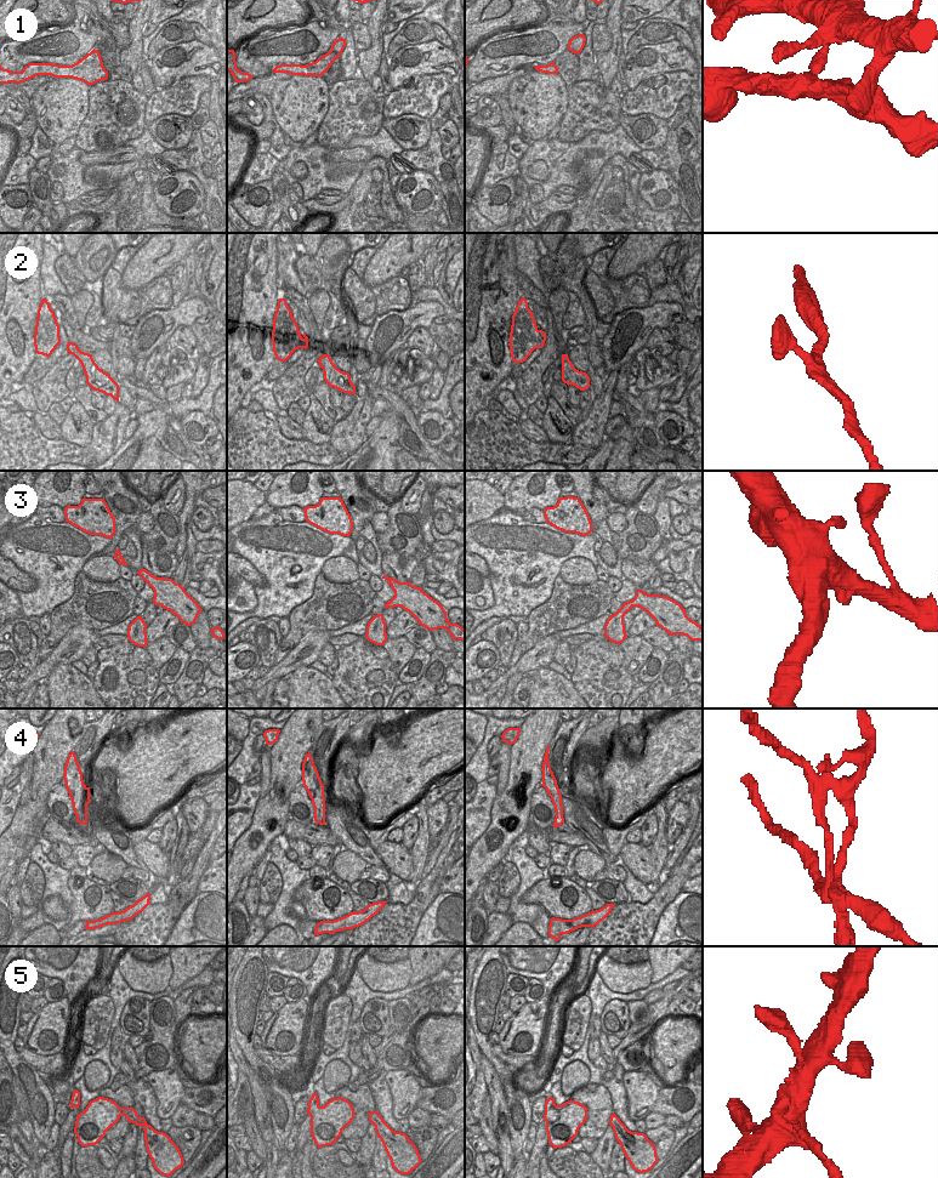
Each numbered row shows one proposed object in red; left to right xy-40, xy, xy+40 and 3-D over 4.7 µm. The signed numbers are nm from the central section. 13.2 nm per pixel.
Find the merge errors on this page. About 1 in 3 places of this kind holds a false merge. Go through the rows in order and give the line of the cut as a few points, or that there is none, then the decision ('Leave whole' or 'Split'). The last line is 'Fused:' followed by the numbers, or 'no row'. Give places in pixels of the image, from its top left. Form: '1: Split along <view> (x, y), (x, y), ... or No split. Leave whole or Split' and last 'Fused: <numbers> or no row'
1: Split along xy (330, 50), (339, 55). Split
2: No split. Leave whole
3: No split. Leave whole
4: Split along xy+40 (547, 758), (543, 763). Split
5: No split. Leave whole
Fused: 1, 4

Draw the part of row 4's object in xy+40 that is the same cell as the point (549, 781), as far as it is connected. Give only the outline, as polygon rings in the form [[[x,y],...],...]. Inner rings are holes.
[[[548,759],[547,763],[542,763],[542,783],[540,785],[542,785],[548,796],[551,797],[551,801],[555,806],[555,810],[556,810],[556,818],[555,818],[555,823],[552,826],[558,827],[564,823],[564,818],[563,818],[563,806],[562,806],[562,795],[559,792],[558,785],[557,785],[557,780],[553,775],[553,772],[551,770]]]

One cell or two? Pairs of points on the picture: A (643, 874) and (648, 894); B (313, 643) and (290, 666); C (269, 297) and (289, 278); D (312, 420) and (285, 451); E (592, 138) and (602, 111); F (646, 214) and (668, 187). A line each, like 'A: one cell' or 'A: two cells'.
A: two cells
B: one cell
C: two cells
D: two cells
E: two cells
F: two cells

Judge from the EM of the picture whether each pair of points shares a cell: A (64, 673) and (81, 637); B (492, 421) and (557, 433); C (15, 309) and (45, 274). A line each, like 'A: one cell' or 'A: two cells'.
A: two cells
B: two cells
C: two cells

